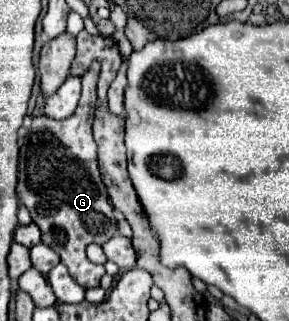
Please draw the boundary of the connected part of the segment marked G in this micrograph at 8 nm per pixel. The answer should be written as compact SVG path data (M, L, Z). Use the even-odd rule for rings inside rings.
M92 64L90 72L82 78L82 98L78 108L68 120L48 120L46 116L32 120L20 148L16 186L20 200L30 210L32 222L36 222L42 232L42 242L58 252L60 262L82 288L98 286L106 272L102 264L94 264L86 258L86 246L92 242L104 244L114 236L112 224L116 224L106 186L100 180L96 142L92 138L96 74L98 64Z

